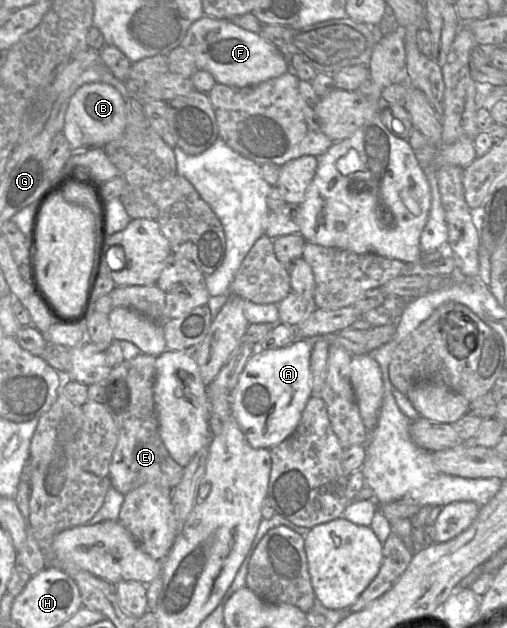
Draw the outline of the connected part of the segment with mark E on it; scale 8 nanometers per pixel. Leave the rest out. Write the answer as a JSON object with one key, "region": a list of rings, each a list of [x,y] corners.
{"region":[[[141,353],[135,358],[124,360],[100,382],[104,388],[102,403],[119,432],[108,476],[111,485],[124,495],[146,483],[173,490],[183,477],[183,467],[171,457],[159,434],[154,399],[155,371],[156,357]]]}

